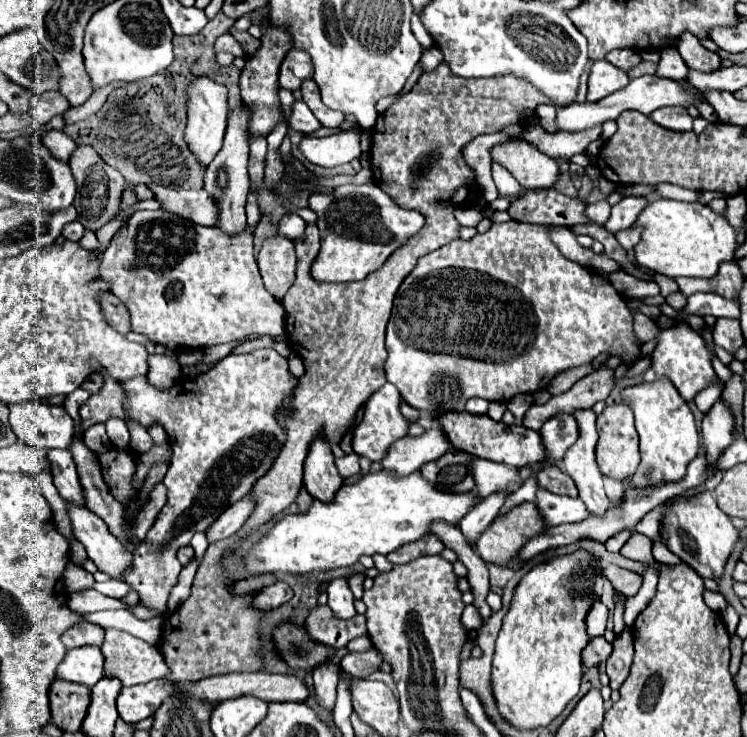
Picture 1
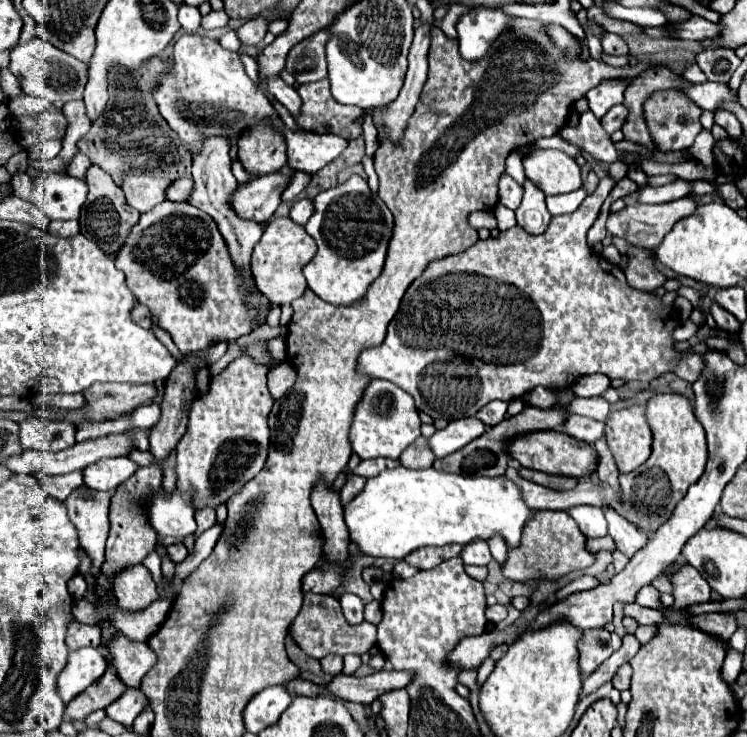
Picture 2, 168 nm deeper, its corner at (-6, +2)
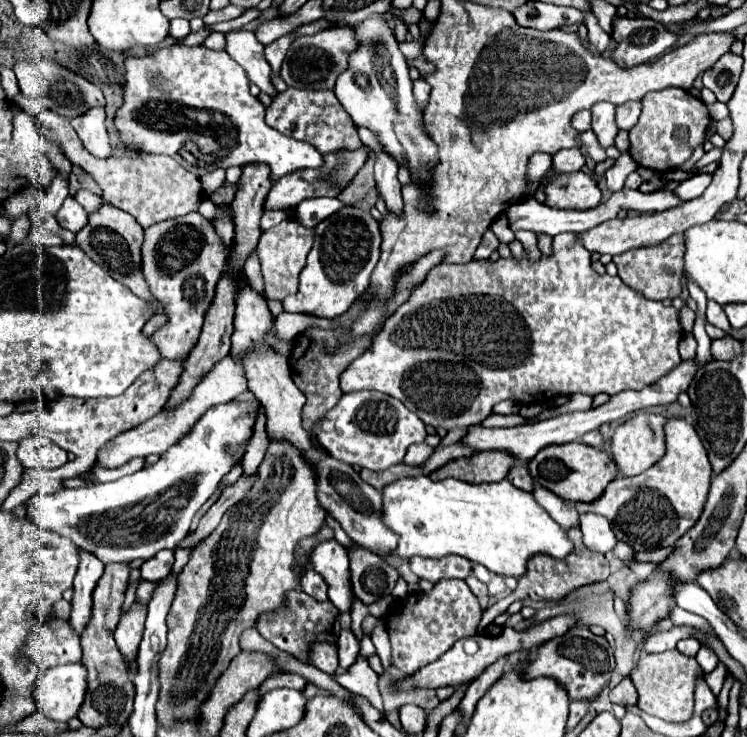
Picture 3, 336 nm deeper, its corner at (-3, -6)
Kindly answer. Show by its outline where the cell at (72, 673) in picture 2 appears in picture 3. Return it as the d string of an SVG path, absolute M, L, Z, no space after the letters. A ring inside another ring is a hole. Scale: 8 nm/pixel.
M82 663L42 671L34 689L38 711L52 721L70 721L76 717L86 693L86 675L88 671Z

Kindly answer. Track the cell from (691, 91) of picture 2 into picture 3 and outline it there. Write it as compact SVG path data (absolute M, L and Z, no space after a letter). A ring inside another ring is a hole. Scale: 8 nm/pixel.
M719 101L715 102L714 104L707 105L707 109L710 113L711 118L715 121L729 117L729 111L726 107L726 104Z

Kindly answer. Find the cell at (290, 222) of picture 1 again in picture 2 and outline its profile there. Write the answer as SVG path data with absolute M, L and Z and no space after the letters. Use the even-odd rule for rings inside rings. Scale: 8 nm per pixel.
M302 199L293 204L290 209L289 217L299 223L299 225L305 225L307 219L311 217L311 213L314 211L313 199Z

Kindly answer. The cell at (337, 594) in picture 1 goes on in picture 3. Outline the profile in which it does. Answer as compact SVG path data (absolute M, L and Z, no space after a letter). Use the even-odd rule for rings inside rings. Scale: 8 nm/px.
M350 629L341 630L340 637L338 637L338 657L340 657L340 667L342 669L348 669L356 657L358 657L358 651L360 651L360 645L354 637L354 633Z

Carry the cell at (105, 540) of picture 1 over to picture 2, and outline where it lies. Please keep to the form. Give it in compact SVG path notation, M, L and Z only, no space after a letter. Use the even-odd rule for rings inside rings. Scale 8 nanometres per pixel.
M145 565L127 567L127 571L119 571L115 579L111 579L113 595L119 601L119 607L125 611L145 609L149 603L159 599L157 585L151 579L151 573Z

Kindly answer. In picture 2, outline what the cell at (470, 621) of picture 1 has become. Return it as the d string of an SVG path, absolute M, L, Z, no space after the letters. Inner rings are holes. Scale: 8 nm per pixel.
M493 605L493 607L487 607L485 609L485 617L491 621L491 623L499 623L507 617L507 607L503 605Z

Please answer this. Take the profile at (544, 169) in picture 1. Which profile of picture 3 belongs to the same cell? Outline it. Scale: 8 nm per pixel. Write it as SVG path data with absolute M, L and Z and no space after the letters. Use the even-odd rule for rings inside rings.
M584 171L554 175L546 185L546 205L552 209L592 209L602 203L596 181Z

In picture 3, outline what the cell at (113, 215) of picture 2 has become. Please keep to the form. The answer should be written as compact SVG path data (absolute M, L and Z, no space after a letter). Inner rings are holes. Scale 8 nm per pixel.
M104 203L96 213L90 215L88 225L76 235L76 245L100 267L104 267L116 281L126 285L134 295L152 301L152 293L148 291L148 283L144 273L140 273L140 247L144 243L144 229L128 215L108 203Z

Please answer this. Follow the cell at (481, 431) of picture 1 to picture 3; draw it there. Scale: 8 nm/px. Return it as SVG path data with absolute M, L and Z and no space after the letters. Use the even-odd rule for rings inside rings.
M568 443L568 445L544 447L540 455L532 459L528 471L536 483L556 493L564 501L592 503L592 499L598 499L604 493L604 487L616 477L618 467L614 459L602 449L594 449L584 443Z

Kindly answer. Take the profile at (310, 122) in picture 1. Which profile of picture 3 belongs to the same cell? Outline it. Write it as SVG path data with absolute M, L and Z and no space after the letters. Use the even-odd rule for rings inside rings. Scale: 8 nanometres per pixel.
M252 31L226 33L226 47L224 49L236 63L240 63L246 69L248 79L254 85L258 85L270 97L278 95L270 83L272 69L270 69L268 61L264 59L264 45L258 43L258 39Z

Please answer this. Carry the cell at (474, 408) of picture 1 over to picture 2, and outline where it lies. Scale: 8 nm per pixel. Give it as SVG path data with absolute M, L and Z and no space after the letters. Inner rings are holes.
M491 401L491 403L487 403L487 407L483 407L477 413L477 417L487 425L495 425L495 423L503 421L505 413L507 413L507 403L505 401Z

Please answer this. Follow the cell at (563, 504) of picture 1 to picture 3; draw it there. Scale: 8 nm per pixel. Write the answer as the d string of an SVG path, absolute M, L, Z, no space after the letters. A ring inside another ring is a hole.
M668 419L664 431L668 449L654 467L636 477L616 477L606 487L604 495L592 503L572 503L578 513L584 513L580 515L580 529L588 549L608 553L618 541L628 543L634 551L672 547L698 521L710 491L712 467L708 453L696 429L684 419Z

